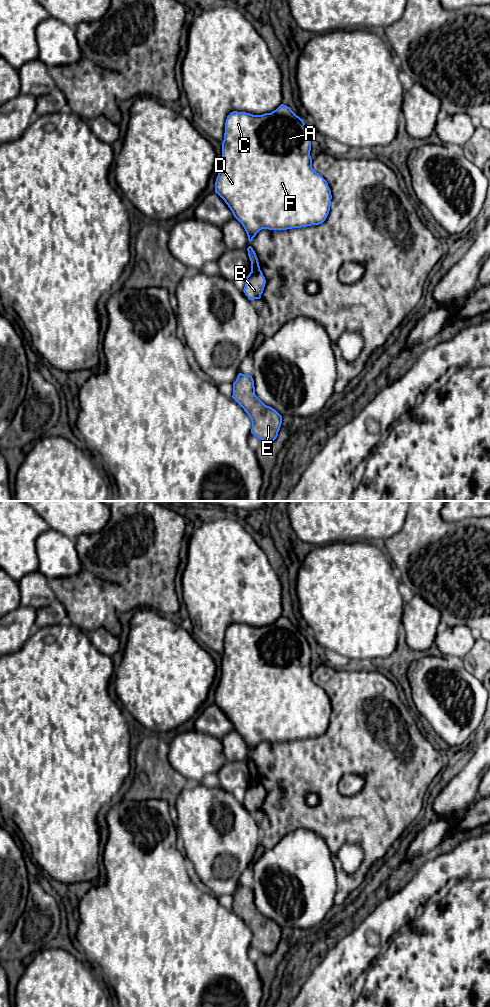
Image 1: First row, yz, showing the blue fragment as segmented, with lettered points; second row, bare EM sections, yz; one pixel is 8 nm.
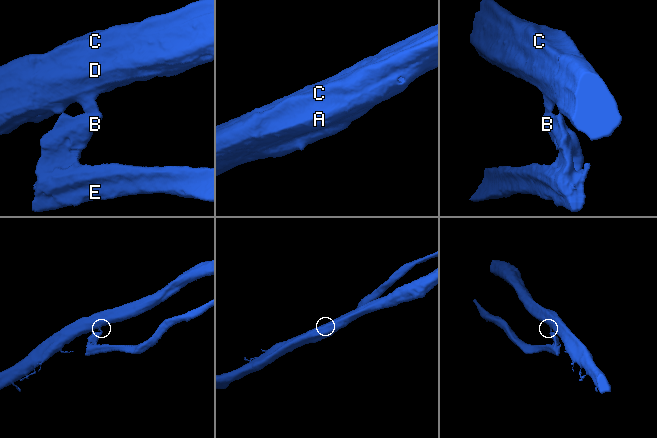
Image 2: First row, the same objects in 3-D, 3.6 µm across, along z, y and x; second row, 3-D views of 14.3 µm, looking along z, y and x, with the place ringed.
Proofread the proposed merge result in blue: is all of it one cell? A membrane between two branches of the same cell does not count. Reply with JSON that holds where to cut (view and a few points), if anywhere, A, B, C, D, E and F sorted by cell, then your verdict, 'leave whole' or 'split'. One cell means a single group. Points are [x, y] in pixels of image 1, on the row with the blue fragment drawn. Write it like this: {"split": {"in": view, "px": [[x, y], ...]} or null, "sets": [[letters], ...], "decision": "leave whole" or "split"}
{"split": {"in": "yz", "px": [[259, 268], [251, 270]]}, "sets": [["A", "C", "D", "F"], ["B", "E"]], "decision": "split"}

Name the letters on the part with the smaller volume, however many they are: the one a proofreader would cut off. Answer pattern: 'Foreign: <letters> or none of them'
Foreign: B, E

